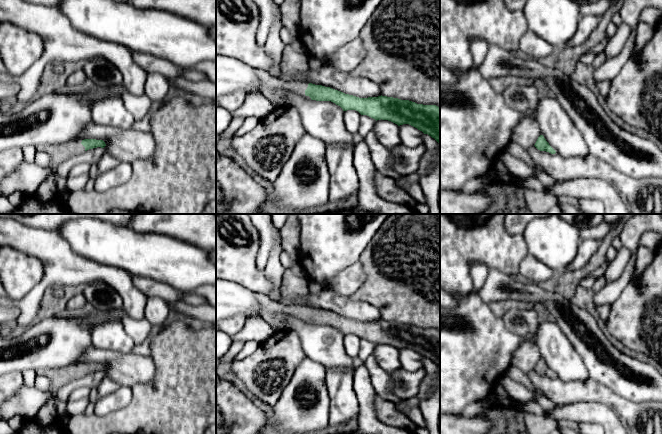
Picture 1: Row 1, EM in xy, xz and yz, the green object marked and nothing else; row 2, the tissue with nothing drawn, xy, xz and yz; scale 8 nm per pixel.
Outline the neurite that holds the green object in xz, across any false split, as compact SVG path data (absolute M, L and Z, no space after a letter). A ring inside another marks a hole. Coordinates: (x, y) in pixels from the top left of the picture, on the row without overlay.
M255 293L265 312L264 321L275 331L283 331L287 325L276 318L277 314L299 319L307 324L331 325L343 335L356 334L377 344L388 344L398 350L409 348L428 358L440 368L440 331L417 328L409 324L378 320L359 322L322 309L302 305L284 305L274 302L265 294Z

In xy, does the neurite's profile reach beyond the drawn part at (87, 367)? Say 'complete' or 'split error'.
split error

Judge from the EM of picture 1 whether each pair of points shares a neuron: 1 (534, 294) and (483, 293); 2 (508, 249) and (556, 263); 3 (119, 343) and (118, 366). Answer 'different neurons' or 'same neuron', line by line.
1: same neuron
2: different neurons
3: different neurons

